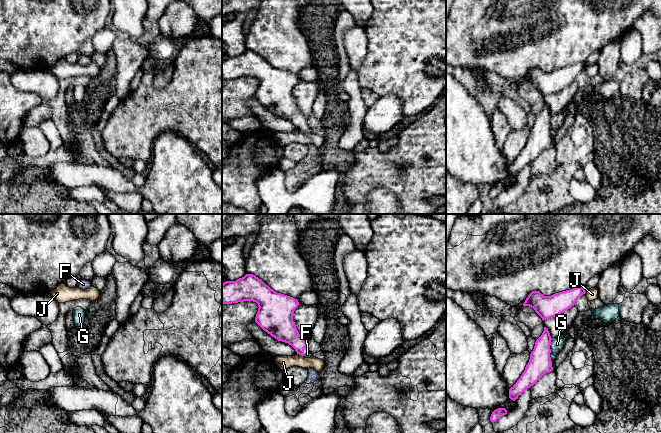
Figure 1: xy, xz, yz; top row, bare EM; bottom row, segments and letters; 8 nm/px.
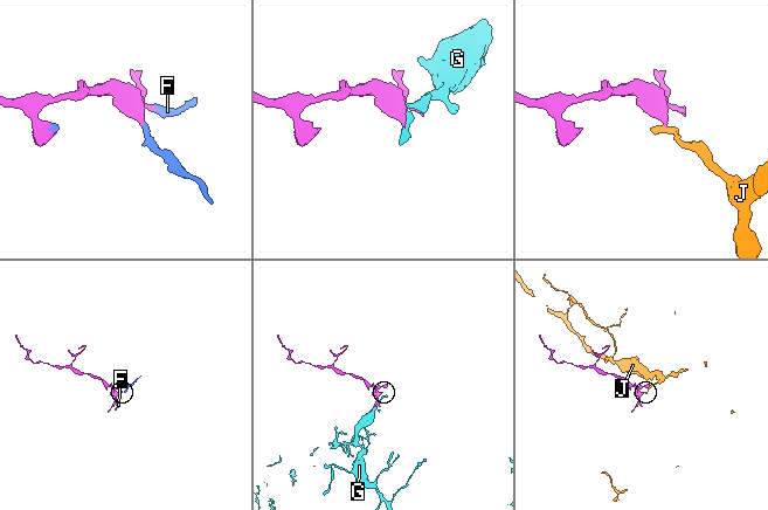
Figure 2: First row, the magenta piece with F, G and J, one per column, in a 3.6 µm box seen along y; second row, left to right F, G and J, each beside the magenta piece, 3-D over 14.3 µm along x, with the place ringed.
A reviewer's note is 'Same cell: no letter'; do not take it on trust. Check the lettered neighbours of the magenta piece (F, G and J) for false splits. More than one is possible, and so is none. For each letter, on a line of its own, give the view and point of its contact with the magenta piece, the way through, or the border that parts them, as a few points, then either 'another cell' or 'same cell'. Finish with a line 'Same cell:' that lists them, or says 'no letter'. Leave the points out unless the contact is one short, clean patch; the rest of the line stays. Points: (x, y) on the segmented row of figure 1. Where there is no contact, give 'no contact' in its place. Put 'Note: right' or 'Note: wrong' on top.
Note: wrong
F: meets magenta in xz at (303, 350); same cell
G: meets magenta in yz at (550, 350); border along yz (552, 338), (550, 345), (551, 361); another cell
J: meets magenta in xz at (300, 354); border along xz (297, 353), (303, 356); another cell
Same cell: F

